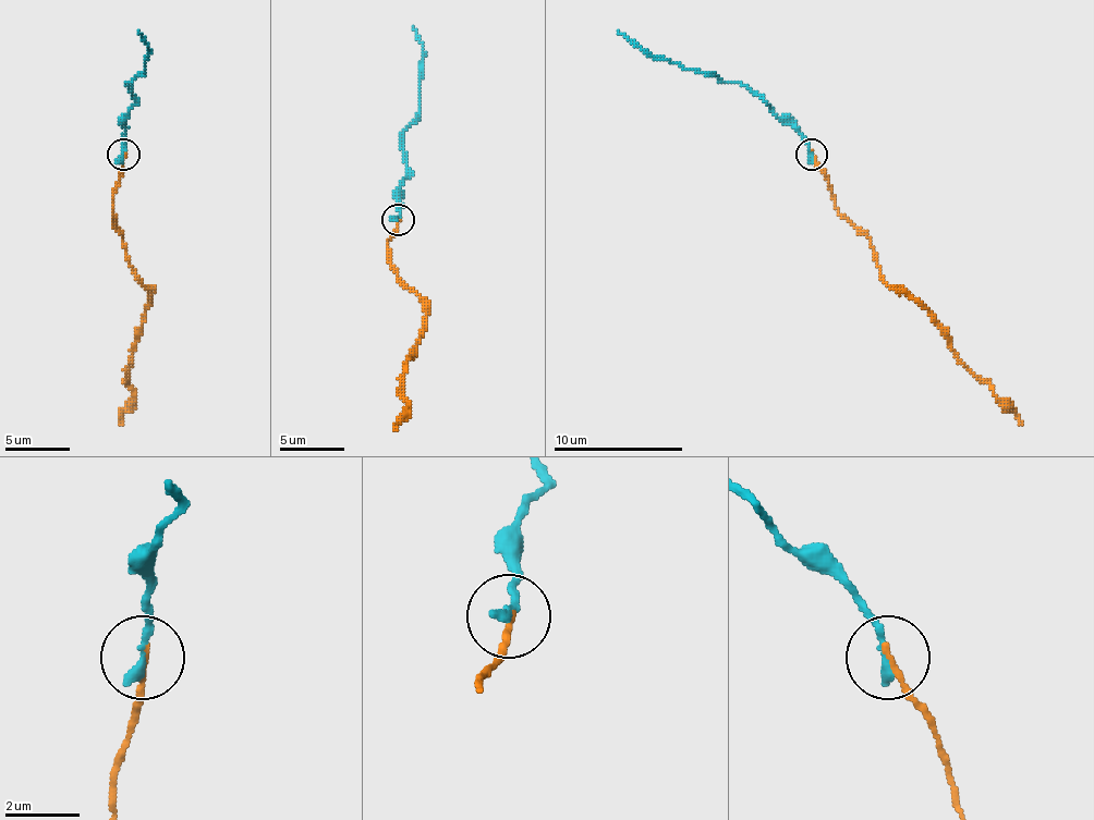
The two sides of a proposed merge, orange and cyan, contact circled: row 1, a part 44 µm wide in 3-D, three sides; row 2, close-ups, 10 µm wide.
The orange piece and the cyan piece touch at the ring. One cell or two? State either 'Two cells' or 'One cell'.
One cell

